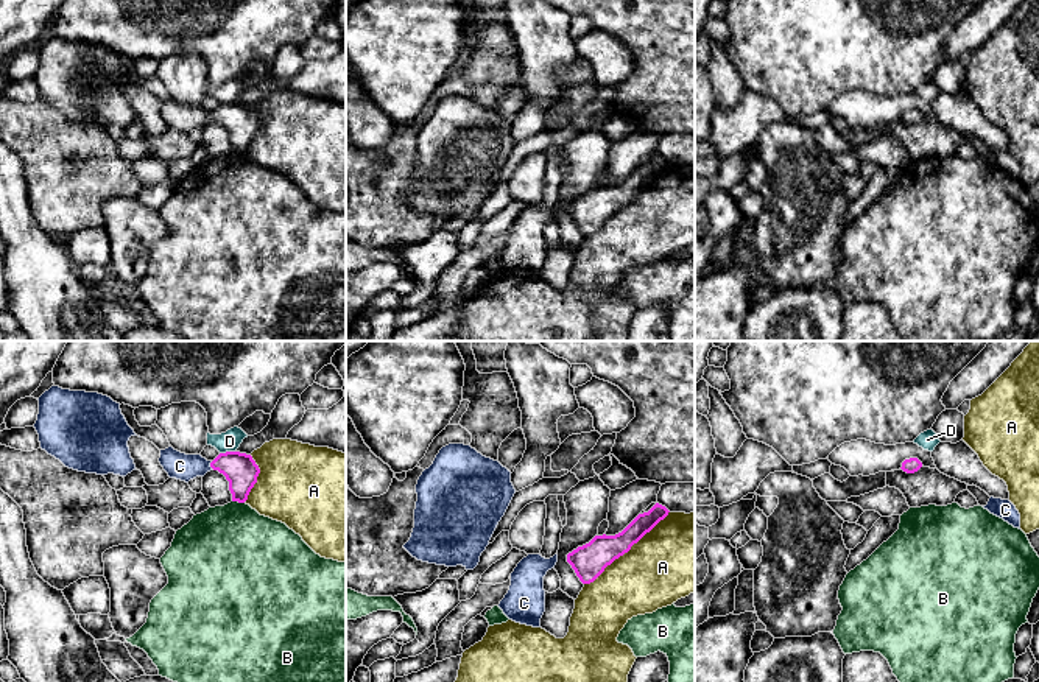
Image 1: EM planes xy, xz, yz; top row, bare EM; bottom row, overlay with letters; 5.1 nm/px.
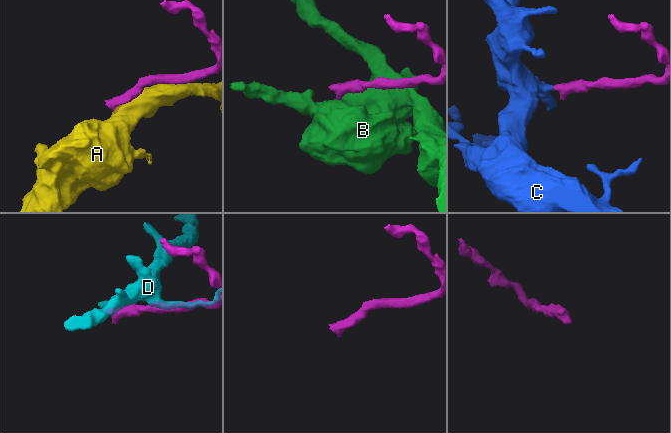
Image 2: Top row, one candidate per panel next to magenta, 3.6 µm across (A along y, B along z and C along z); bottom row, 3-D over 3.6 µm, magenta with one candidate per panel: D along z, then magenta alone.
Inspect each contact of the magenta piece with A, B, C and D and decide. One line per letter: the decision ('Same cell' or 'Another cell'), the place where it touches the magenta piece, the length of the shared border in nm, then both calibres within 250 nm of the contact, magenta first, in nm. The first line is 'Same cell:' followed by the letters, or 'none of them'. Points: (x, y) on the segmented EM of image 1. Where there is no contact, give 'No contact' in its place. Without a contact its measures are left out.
Same cell: C
A: Another cell. Touches magenta at xz (626, 551). Shared border 600 nm. Thickness 180 nm (magenta) against 380 nm
B: Another cell. Touches magenta at xy (239, 502). Shared border 70 nm. Thickness 170 nm (magenta) against 460 nm
C: Same cell. Touches magenta at xy (211, 464). Shared border 40 nm. Thickness 170 nm (magenta) against 140 nm
D: Another cell. Touches magenta at xy (226, 452). Shared border 80 nm. Thickness 170 nm (magenta) against 110 nm

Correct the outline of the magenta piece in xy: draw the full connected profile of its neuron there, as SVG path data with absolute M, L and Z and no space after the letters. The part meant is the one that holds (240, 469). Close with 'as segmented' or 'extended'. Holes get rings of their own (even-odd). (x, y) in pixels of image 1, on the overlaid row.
M173 447L160 450L160 466L170 478L188 483L196 476L204 476L207 472L218 470L229 481L232 501L245 503L257 476L259 466L251 455L240 452L220 453L213 461L207 461L201 455L185 455Z; extended

